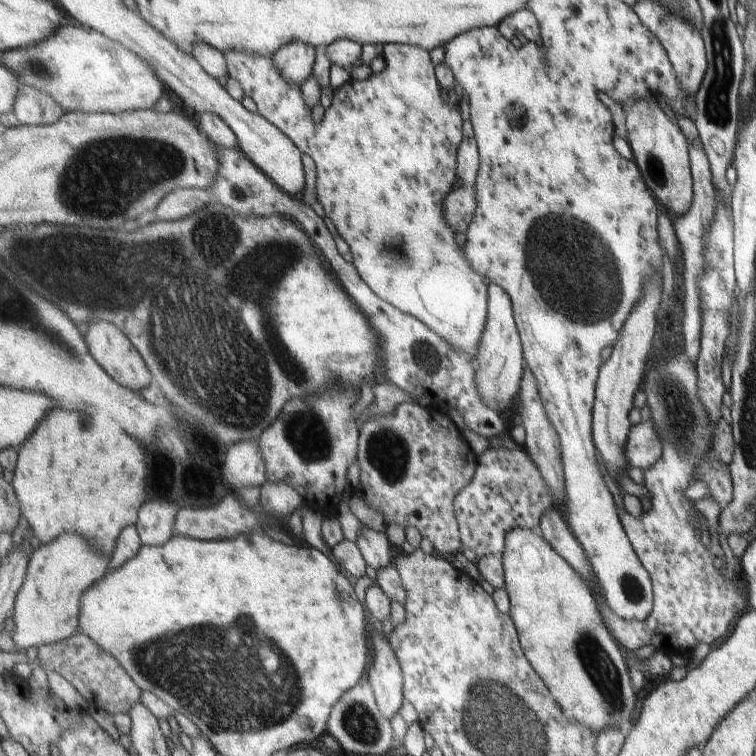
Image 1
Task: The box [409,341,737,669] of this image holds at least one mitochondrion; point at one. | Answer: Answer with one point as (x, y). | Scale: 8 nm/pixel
(676, 406)

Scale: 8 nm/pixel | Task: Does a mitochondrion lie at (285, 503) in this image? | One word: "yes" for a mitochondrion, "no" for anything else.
no

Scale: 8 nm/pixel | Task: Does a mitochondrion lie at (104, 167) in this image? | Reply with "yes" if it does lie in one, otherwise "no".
yes

